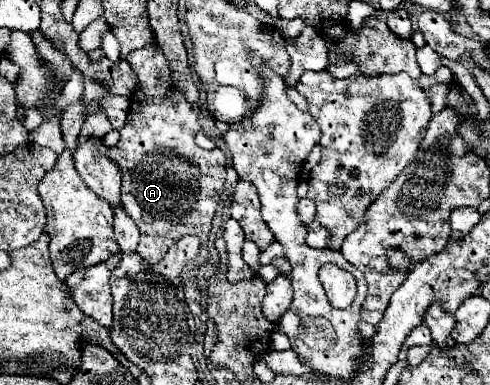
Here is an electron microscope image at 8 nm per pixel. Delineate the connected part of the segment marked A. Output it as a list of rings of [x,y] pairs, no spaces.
[[[156,43],[132,51],[126,61],[136,71],[140,85],[134,95],[130,95],[130,111],[126,125],[120,131],[120,141],[108,151],[108,155],[122,169],[122,203],[140,229],[140,243],[136,247],[136,253],[146,263],[158,263],[182,235],[196,235],[202,245],[206,243],[226,181],[226,157],[220,149],[206,151],[194,143],[194,135],[200,129],[200,107],[188,103],[186,97],[172,85],[168,63]]]

